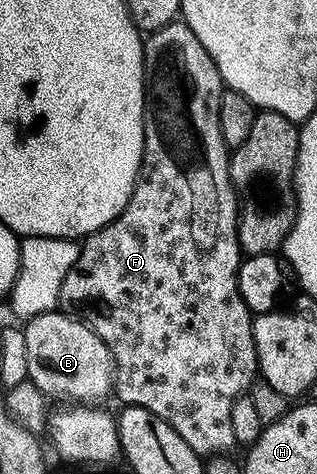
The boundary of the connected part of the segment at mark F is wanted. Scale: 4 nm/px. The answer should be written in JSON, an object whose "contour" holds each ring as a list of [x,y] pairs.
{"contour":[[[174,19],[162,29],[152,30],[144,38],[145,46],[145,142],[141,156],[141,170],[137,172],[137,182],[131,191],[127,207],[111,223],[88,234],[80,242],[80,253],[75,263],[67,271],[58,293],[59,305],[64,312],[86,323],[91,331],[103,341],[113,357],[112,392],[121,400],[122,406],[138,405],[166,421],[181,436],[183,443],[191,447],[202,458],[225,455],[229,448],[237,445],[235,431],[231,431],[231,407],[236,397],[242,396],[258,376],[257,352],[253,338],[254,314],[249,312],[243,295],[239,295],[237,272],[243,260],[241,244],[237,242],[237,211],[239,202],[237,191],[229,174],[230,146],[223,139],[219,127],[219,99],[223,92],[223,82],[215,59],[199,43],[195,31],[184,20]]]}

